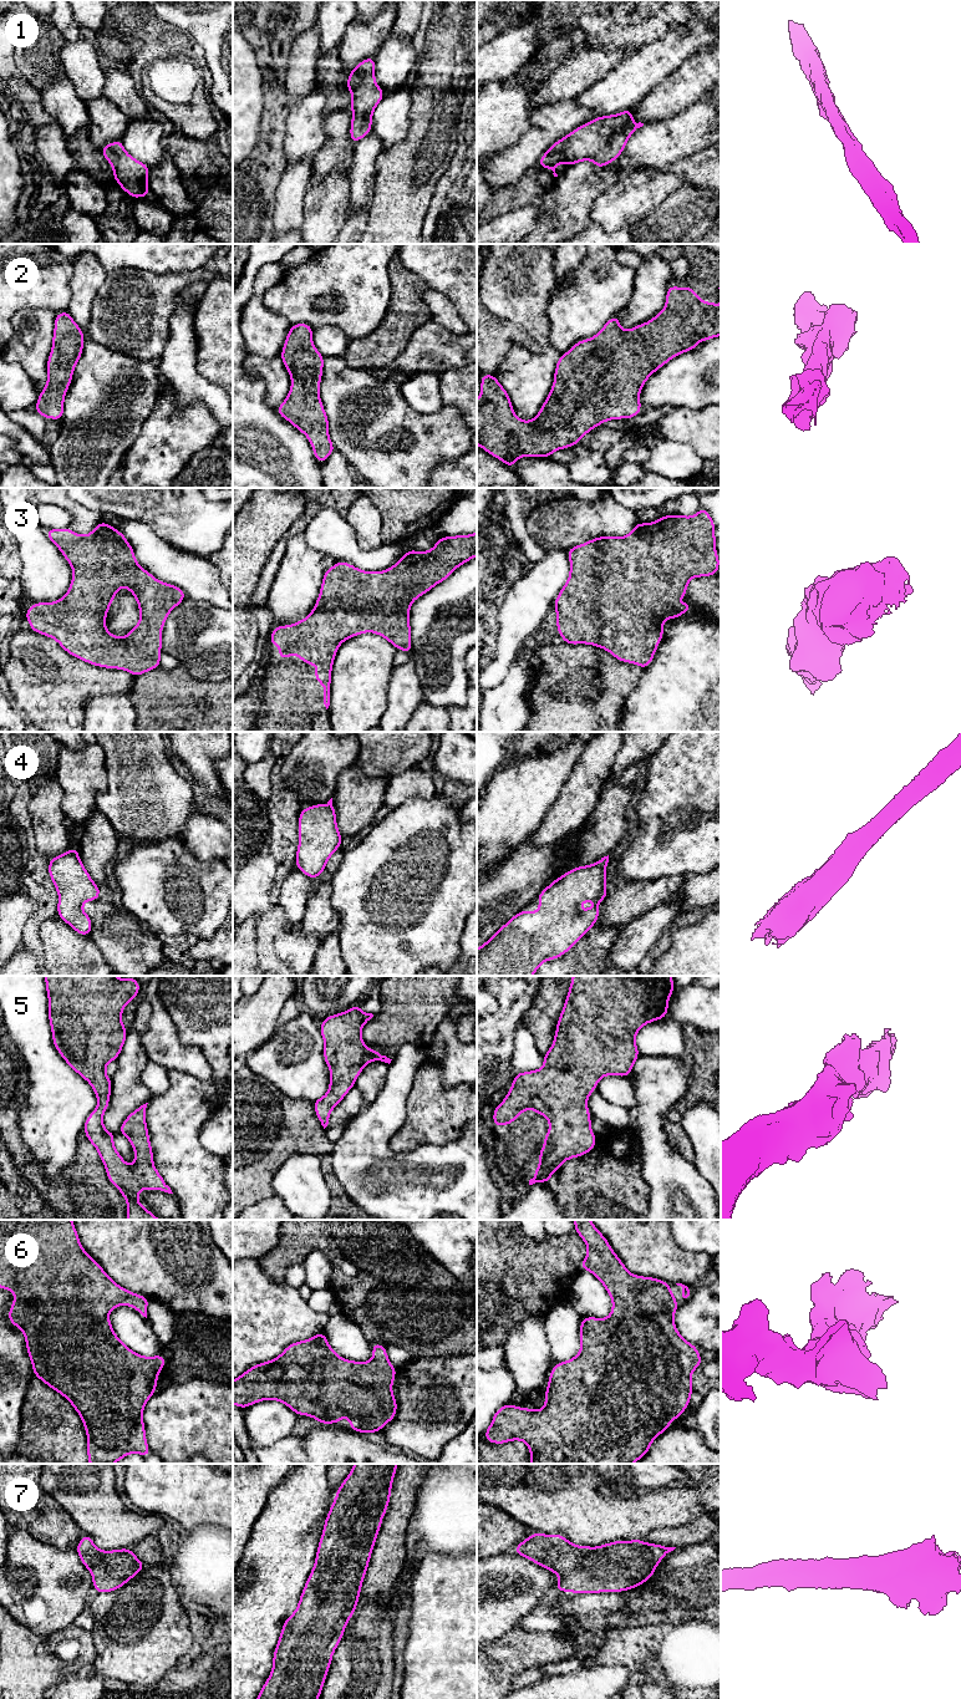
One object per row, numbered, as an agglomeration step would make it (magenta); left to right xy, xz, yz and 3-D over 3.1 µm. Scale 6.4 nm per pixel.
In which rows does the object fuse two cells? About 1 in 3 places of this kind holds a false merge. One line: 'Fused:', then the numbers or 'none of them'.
Fused: none of them

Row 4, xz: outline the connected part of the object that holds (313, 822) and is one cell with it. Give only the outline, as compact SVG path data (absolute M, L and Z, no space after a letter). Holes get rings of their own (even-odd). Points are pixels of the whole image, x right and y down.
M332 798L324 804L301 809L299 814L296 868L311 879L324 874L330 856L340 848L340 835Z

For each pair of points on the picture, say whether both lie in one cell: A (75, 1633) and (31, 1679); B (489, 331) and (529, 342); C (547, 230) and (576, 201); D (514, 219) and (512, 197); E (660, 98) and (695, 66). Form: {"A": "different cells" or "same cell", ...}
{"A": "same cell", "B": "same cell", "C": "same cell", "D": "different cells", "E": "same cell"}

